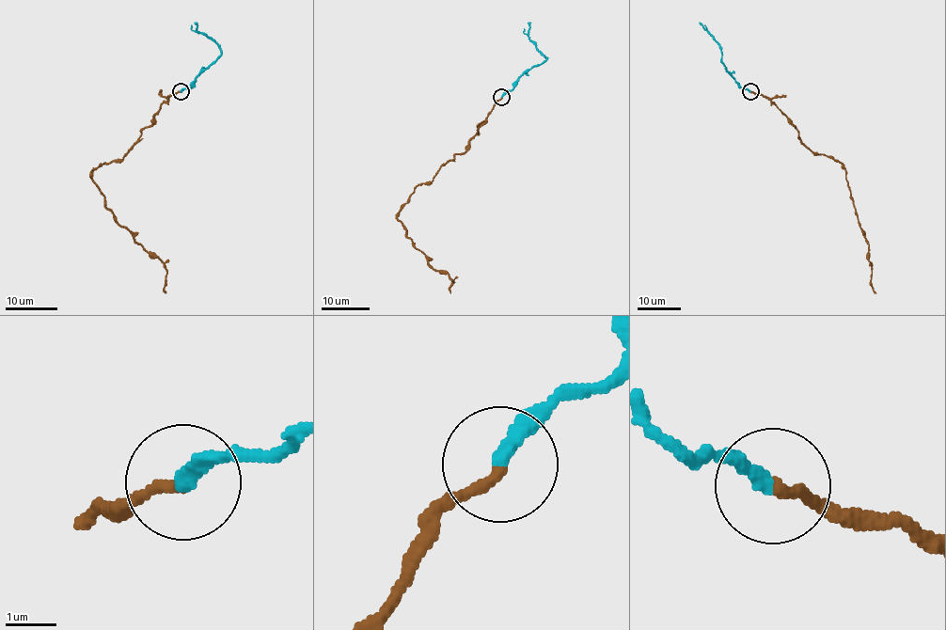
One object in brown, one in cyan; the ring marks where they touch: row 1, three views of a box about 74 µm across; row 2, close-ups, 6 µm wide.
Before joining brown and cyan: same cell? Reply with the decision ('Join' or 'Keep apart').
Join

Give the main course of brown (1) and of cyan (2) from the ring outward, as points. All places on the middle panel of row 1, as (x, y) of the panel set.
1: (502, 98), (469, 147), (428, 182), (418, 184), (397, 218), (433, 268), (454, 281), (450, 292)
2: (502, 98), (524, 73), (546, 57), (528, 35), (528, 22)

